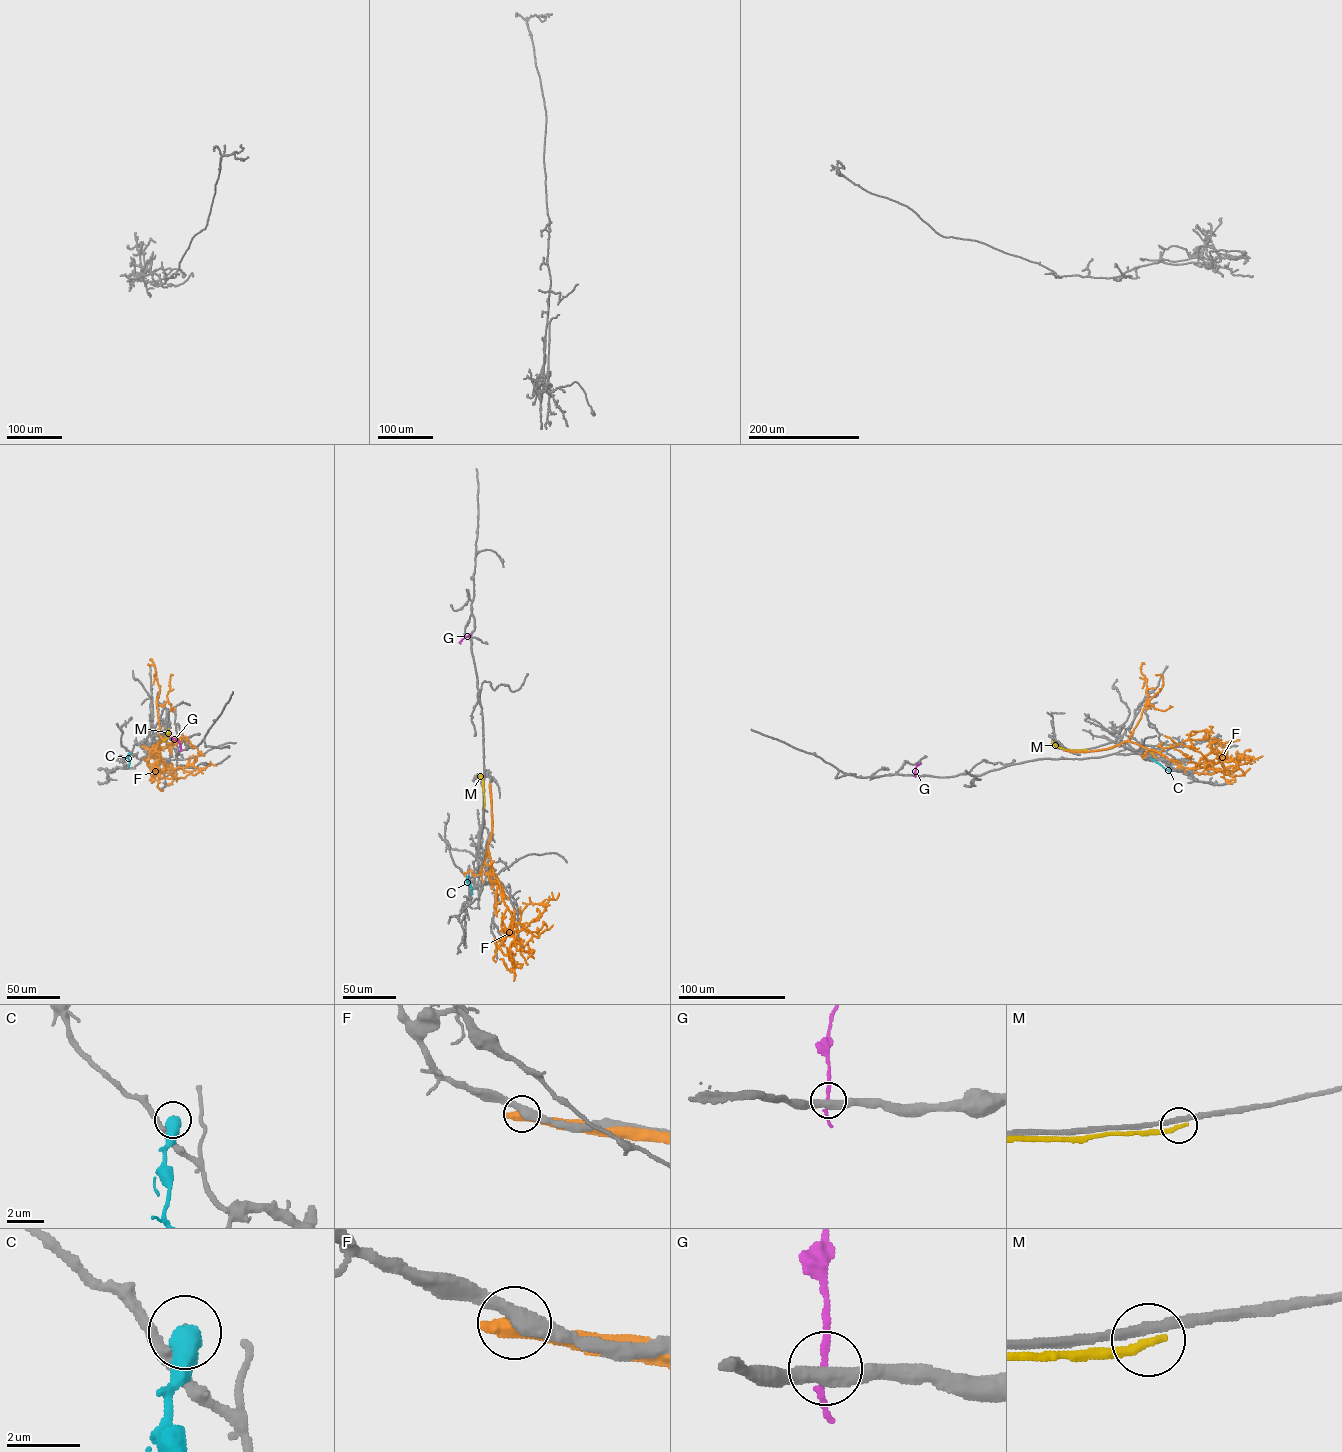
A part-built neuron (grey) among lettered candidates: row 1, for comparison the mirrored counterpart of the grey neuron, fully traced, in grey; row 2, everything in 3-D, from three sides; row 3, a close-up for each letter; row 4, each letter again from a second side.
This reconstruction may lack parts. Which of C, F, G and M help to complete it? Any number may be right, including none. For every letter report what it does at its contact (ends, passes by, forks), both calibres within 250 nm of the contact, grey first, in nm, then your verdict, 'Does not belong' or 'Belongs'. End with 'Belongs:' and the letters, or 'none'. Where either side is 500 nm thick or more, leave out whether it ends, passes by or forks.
C: Thickness 110 nm (grey) against 600 nm. Does not belong
F: Thickness 440 nm (grey) against 550 nm. Does not belong
G: It passes by. Thickness 400 nm (grey) against 160 nm. Does not belong
M: It ends there. Thickness 240 nm (grey) against 260 nm. Does not belong
Belongs: none

